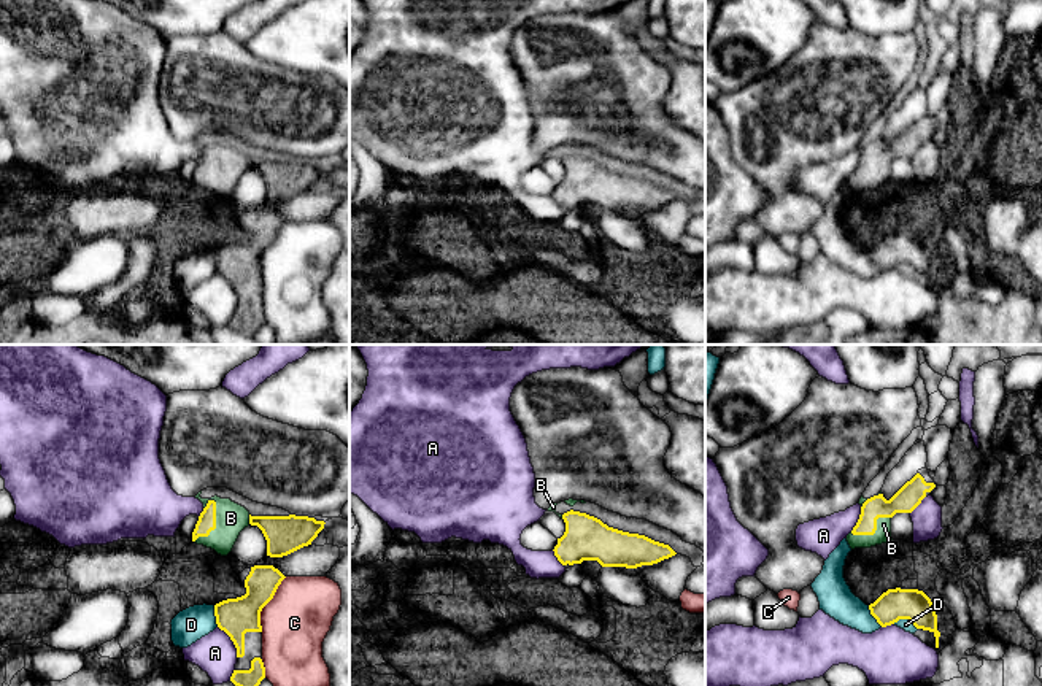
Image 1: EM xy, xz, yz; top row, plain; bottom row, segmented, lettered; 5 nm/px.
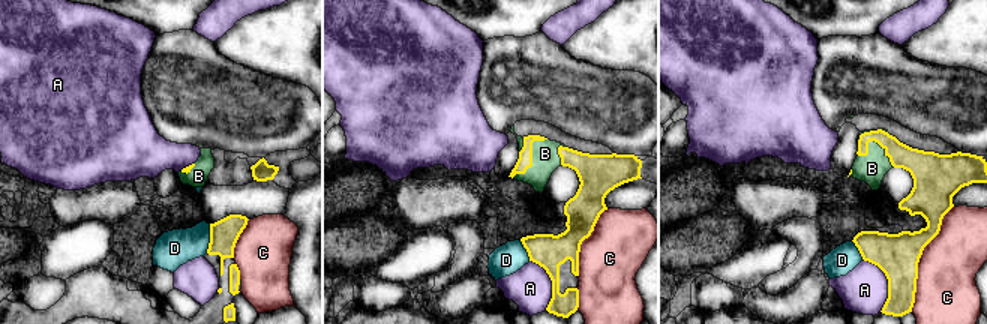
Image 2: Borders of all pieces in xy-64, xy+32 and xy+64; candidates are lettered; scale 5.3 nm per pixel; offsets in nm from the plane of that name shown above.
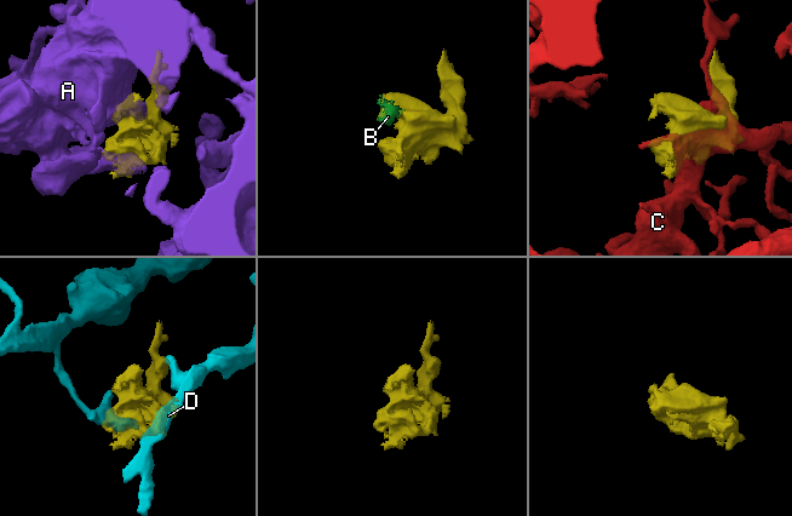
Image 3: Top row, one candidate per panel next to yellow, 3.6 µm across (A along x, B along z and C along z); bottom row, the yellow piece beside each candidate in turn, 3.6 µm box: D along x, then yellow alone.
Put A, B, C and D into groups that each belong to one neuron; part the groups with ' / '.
A / B / C / D

